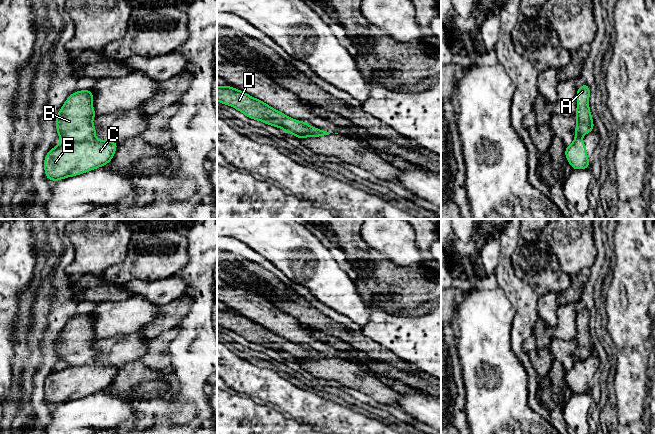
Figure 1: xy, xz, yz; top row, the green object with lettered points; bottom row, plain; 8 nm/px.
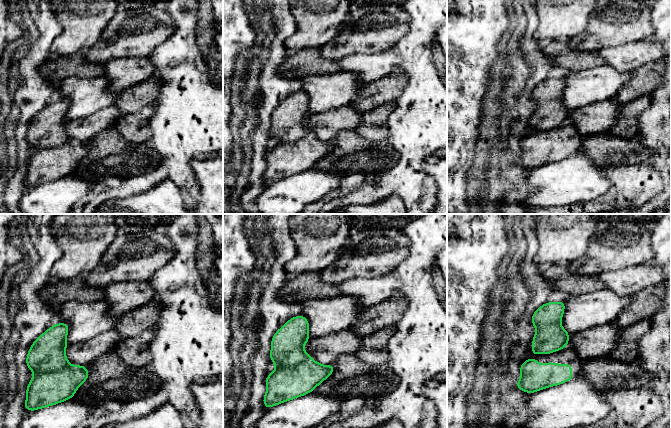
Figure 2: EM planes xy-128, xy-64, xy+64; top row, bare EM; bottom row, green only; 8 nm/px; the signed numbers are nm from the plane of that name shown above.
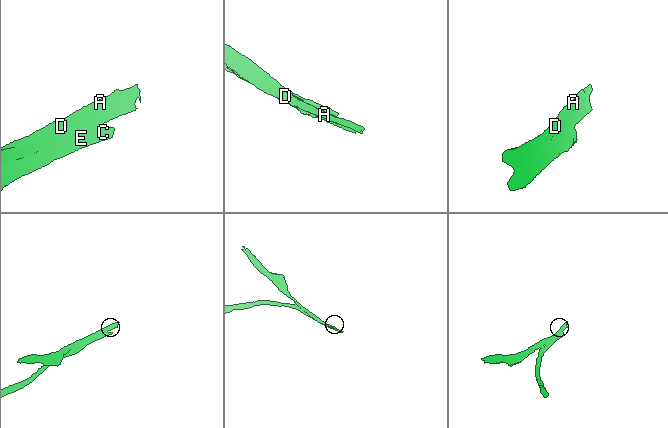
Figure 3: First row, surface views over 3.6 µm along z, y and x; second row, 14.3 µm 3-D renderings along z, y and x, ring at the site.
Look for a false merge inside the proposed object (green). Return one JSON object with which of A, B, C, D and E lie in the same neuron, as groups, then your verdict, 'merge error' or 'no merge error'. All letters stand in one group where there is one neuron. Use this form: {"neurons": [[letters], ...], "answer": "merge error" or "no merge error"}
{"neurons": [["A", "B", "D"], ["C", "E"]], "answer": "merge error"}

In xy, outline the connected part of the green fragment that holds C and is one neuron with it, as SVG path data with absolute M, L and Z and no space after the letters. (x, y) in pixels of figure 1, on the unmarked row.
M96 361L60 366L45 380L45 401L55 406L103 391L112 384L117 369L118 366L103 365Z

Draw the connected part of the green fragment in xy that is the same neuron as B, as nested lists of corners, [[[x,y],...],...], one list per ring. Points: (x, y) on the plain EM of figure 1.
[[[81,314],[72,317],[55,341],[60,366],[75,366],[95,361],[96,351],[92,343],[97,340],[93,334],[93,317]]]

